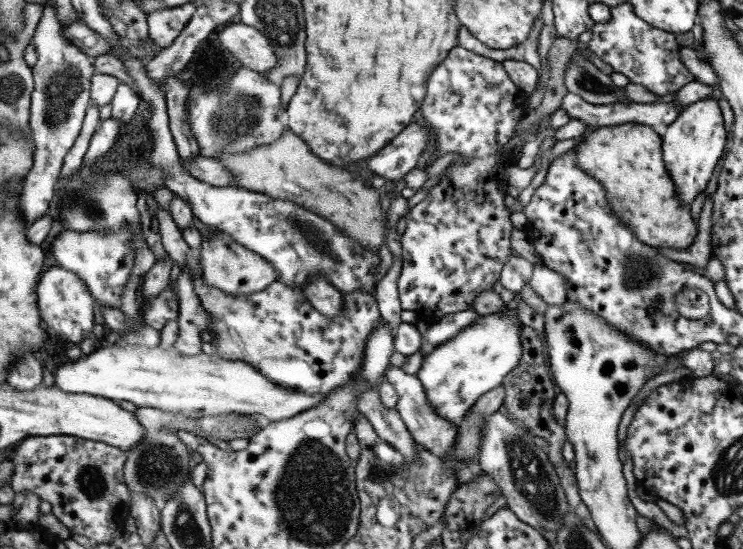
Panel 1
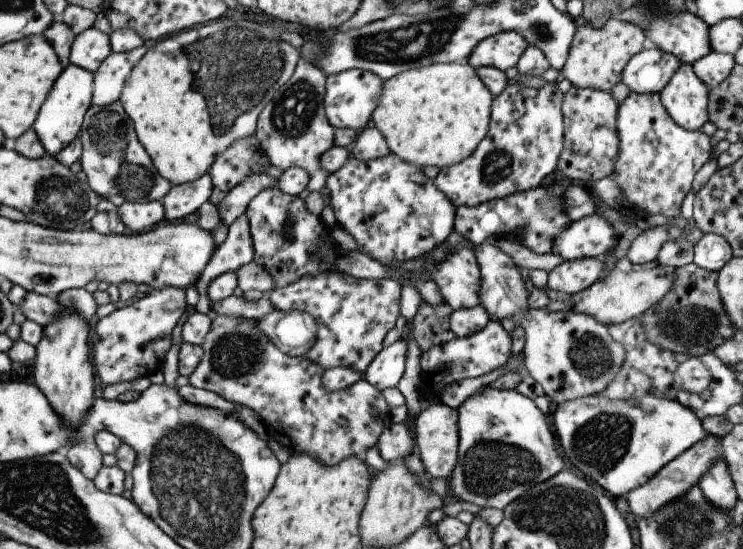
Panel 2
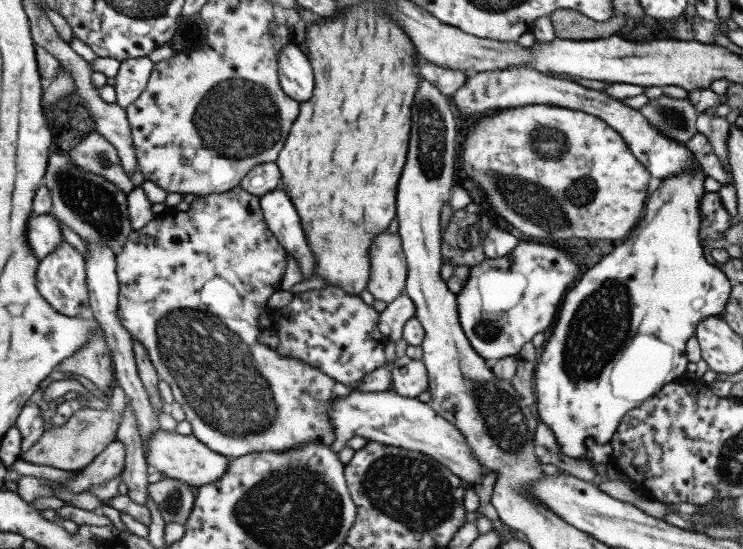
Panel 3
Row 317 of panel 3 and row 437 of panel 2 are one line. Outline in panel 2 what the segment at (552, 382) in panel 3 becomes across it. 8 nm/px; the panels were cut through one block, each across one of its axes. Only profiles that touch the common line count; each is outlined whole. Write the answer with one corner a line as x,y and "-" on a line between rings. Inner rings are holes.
593,395
552,408
553,434
565,460
615,499
624,498
629,490
645,484
669,461
708,434
690,408
657,396
607,400

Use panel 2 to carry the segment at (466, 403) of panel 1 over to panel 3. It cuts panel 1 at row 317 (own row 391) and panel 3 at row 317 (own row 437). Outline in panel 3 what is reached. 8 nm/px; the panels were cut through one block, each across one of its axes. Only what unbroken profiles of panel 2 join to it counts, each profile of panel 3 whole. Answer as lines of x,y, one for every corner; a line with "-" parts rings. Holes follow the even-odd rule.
553,239
517,240
517,246
503,258
483,258
479,264
469,266
467,283
455,293
458,321
471,348
488,364
505,356
515,356
535,333
543,332
554,320
565,291
575,283
585,266
559,247

